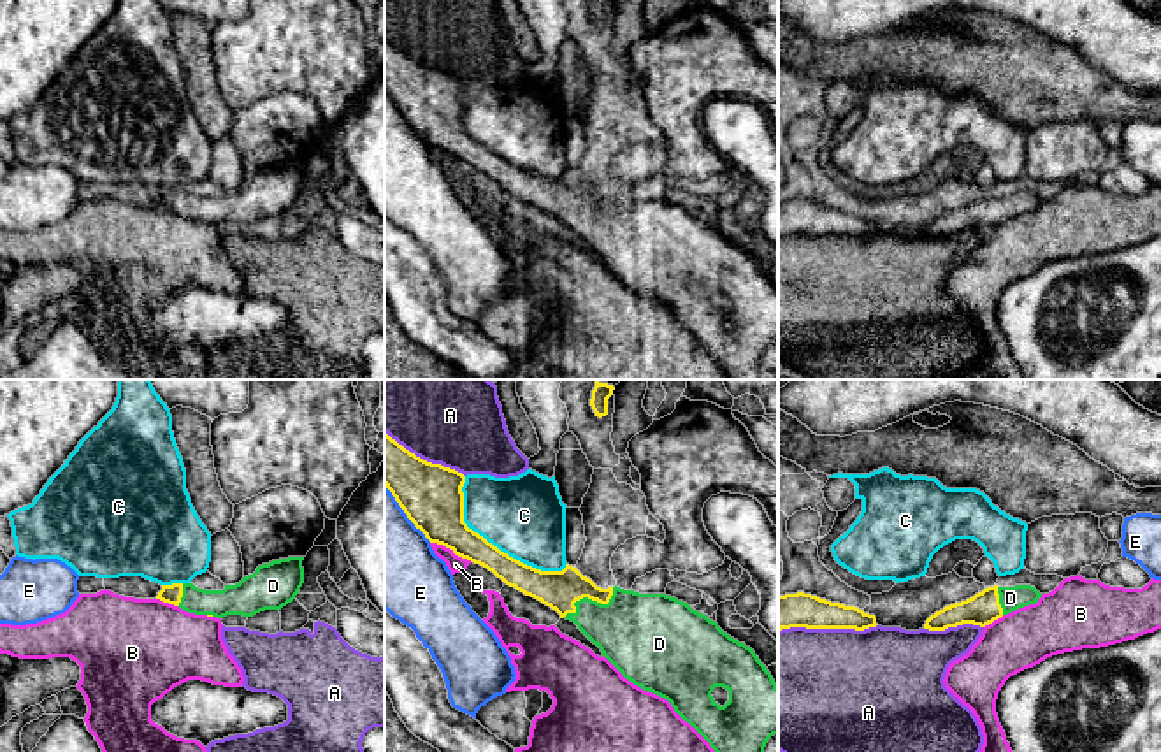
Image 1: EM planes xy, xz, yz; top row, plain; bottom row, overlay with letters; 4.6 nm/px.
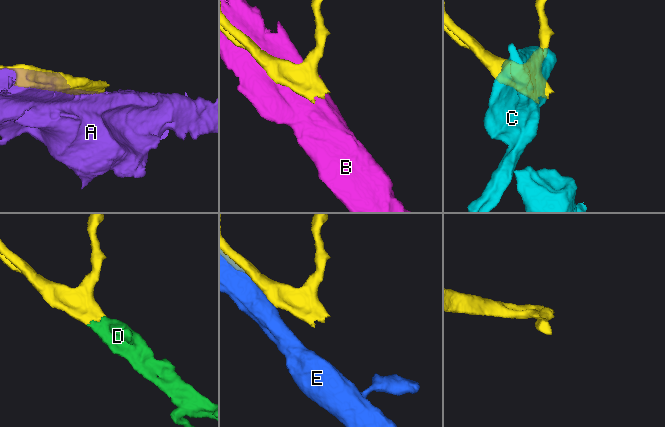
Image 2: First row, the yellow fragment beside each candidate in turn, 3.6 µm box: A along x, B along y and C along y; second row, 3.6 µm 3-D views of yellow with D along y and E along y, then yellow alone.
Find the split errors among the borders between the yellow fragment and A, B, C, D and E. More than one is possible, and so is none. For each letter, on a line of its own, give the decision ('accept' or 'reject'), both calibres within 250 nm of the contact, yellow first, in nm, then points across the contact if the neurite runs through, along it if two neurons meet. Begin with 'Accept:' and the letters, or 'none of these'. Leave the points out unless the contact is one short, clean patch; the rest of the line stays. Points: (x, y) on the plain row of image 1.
Accept: D
A: reject; calibres 160 and 500 nm
B: reject; calibres 280 and 80 nm
C: reject; calibres 200 and 380 nm
D: accept; calibres 180 and 340 nm; way xz (557, 195), (575, 204), (589, 204), (608, 224), (633, 236)
E: reject; calibres 280 and 440 nm

